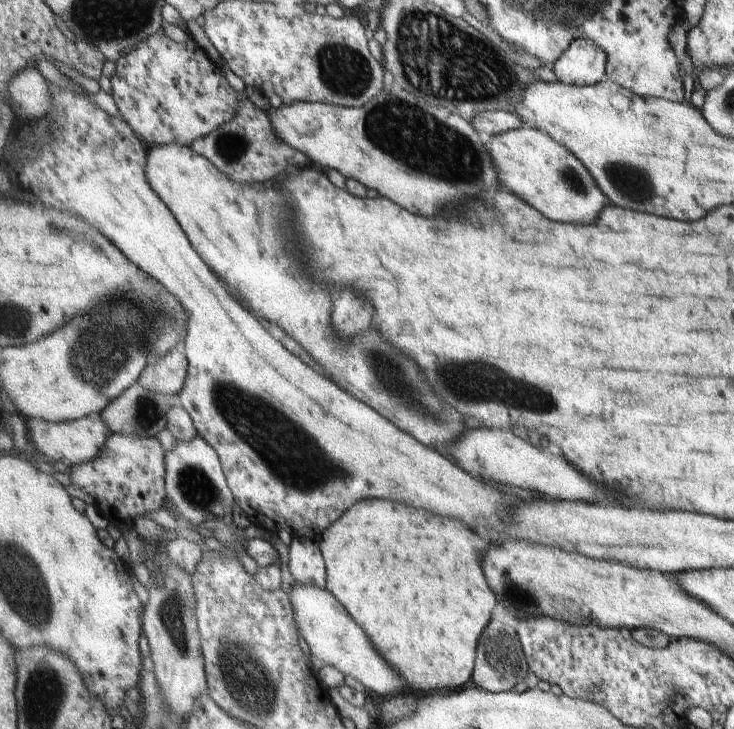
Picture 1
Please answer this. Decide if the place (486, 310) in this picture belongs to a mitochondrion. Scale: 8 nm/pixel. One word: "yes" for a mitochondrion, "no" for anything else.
no

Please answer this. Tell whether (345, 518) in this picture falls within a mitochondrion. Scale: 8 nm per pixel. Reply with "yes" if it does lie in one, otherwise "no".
no

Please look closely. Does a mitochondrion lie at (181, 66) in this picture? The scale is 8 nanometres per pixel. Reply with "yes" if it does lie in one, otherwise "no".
no

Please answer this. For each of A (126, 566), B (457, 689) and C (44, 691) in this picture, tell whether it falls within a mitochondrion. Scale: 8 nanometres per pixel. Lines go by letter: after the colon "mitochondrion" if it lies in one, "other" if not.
A: other
B: other
C: mitochondrion

